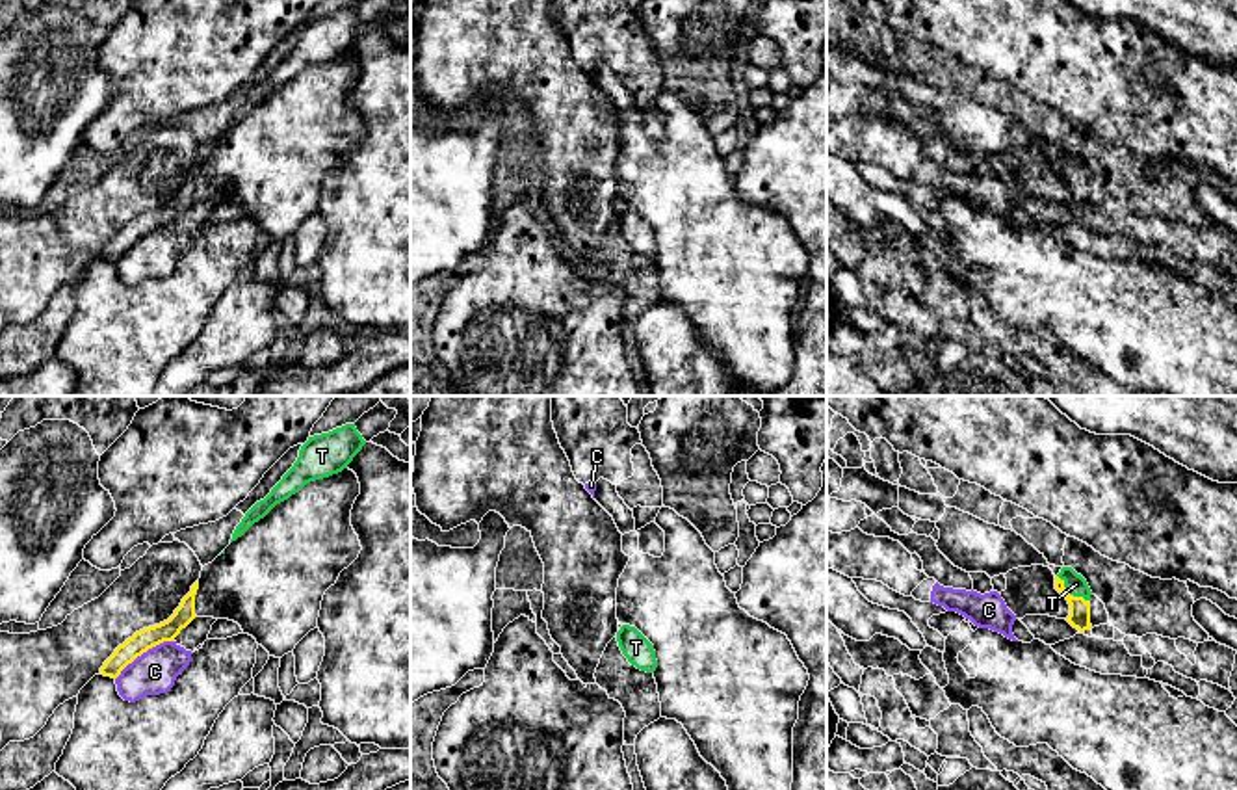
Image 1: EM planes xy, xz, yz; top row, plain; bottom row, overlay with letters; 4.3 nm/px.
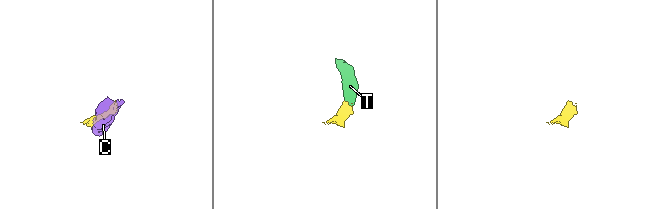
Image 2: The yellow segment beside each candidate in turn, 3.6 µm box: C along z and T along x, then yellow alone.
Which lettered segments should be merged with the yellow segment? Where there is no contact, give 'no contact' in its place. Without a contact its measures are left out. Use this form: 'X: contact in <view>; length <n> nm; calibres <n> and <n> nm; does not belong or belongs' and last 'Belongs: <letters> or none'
C: contact in xy; length 300 nm; calibres 90 and 190 nm; does not belong
T: contact in yz; length 180 nm; calibres 100 and 90 nm; belongs
Belongs: T

